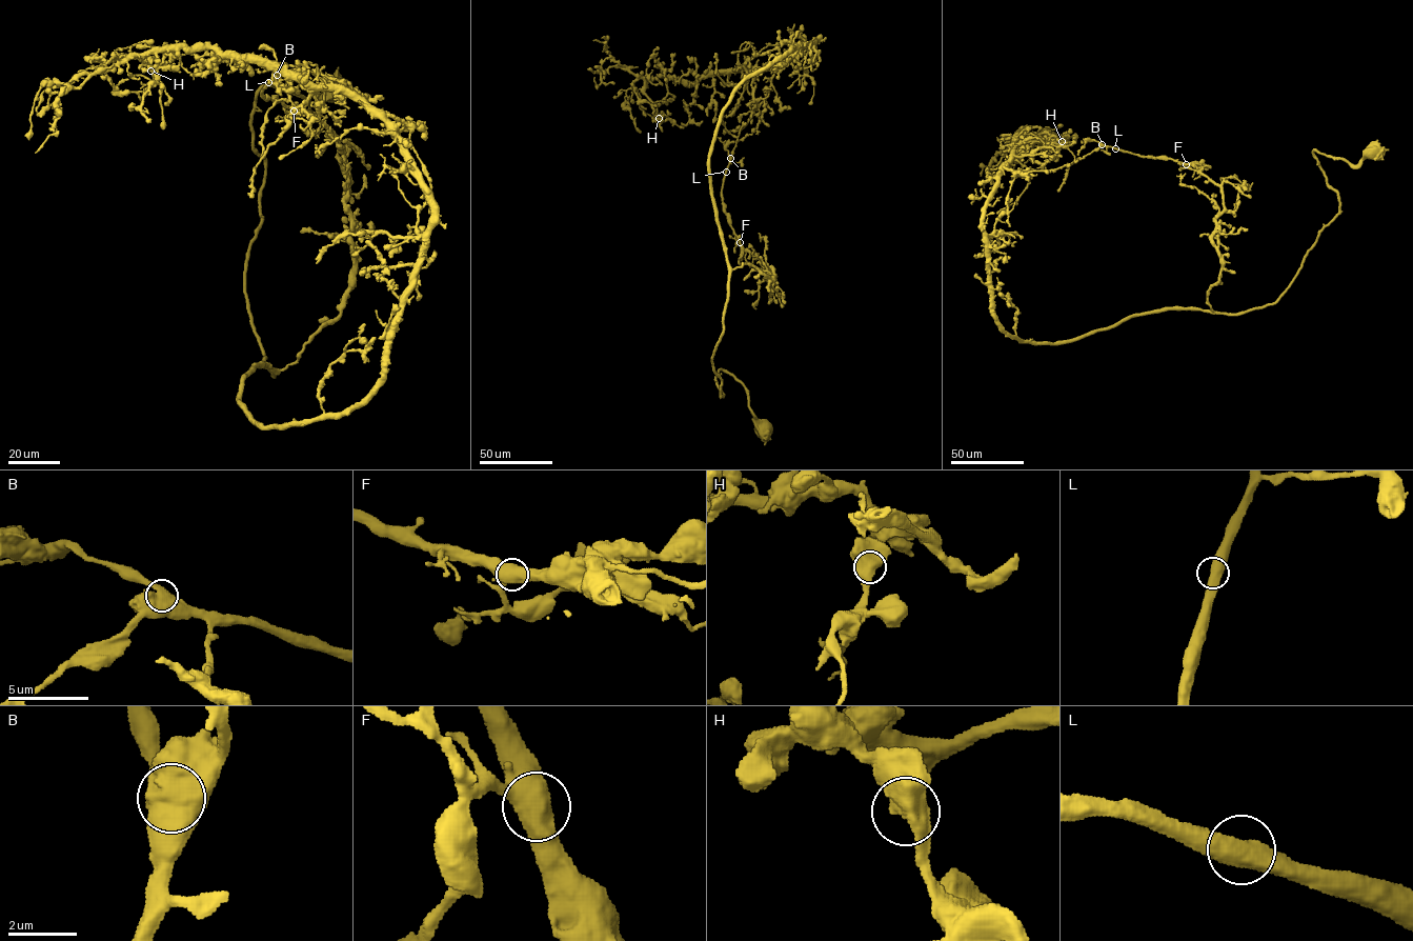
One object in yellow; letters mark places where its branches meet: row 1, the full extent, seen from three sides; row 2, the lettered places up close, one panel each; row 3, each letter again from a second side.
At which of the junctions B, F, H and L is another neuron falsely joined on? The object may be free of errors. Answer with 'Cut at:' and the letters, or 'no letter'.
Cut at: no letter

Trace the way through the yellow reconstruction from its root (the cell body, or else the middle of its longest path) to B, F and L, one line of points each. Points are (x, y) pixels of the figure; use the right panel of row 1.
B: (1373, 155), (1313, 152), (1337, 214), (1274, 302), (1216, 314), (1222, 189), (1192, 163), (1102, 144)
F: (1373, 155), (1354, 165), (1313, 152), (1338, 213), (1274, 302), (1236, 314), (1207, 300), (1222, 189), (1186, 164)
L: (1373, 155), (1313, 152), (1337, 214), (1274, 302), (1216, 314), (1222, 189), (1192, 163), (1115, 148)

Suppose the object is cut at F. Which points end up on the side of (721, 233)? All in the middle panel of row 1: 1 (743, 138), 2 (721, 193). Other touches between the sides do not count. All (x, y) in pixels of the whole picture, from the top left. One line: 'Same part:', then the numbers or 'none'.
Same part: none

